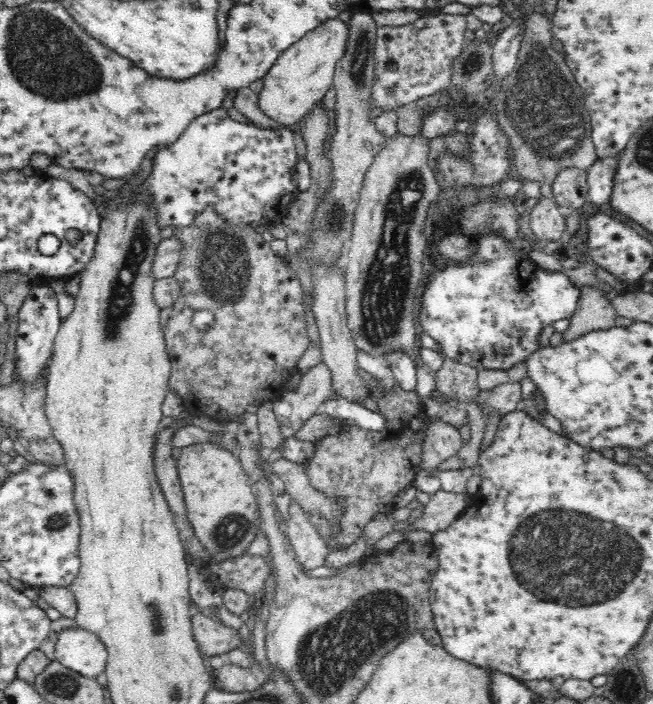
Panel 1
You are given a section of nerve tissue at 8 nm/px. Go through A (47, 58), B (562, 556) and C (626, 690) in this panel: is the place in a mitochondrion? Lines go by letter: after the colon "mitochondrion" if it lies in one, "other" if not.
A: mitochondrion
B: mitochondrion
C: mitochondrion

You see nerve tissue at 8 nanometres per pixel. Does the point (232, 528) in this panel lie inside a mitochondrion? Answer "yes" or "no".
yes

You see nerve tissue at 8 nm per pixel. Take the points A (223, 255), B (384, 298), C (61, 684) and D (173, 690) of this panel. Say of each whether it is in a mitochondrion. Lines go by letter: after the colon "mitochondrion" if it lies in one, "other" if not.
A: mitochondrion
B: mitochondrion
C: mitochondrion
D: mitochondrion

